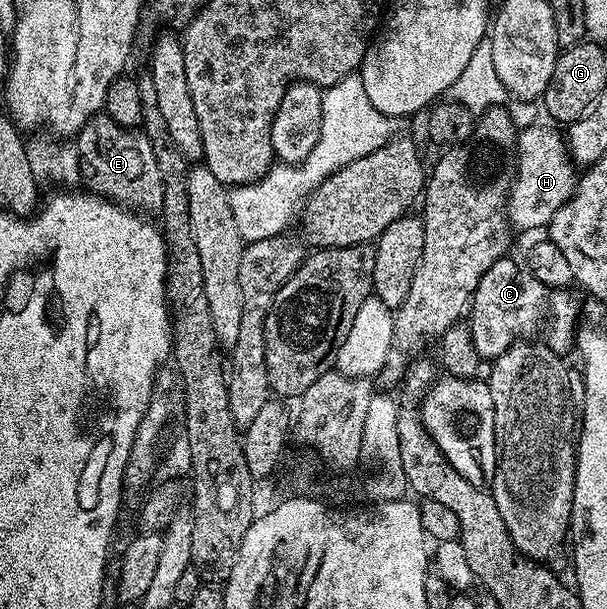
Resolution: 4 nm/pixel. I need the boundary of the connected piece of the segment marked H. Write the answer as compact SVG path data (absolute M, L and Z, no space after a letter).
M537 122L529 128L521 128L516 138L514 175L506 201L506 219L516 230L543 229L578 187L578 168L568 155L565 133L559 127L548 124Z

